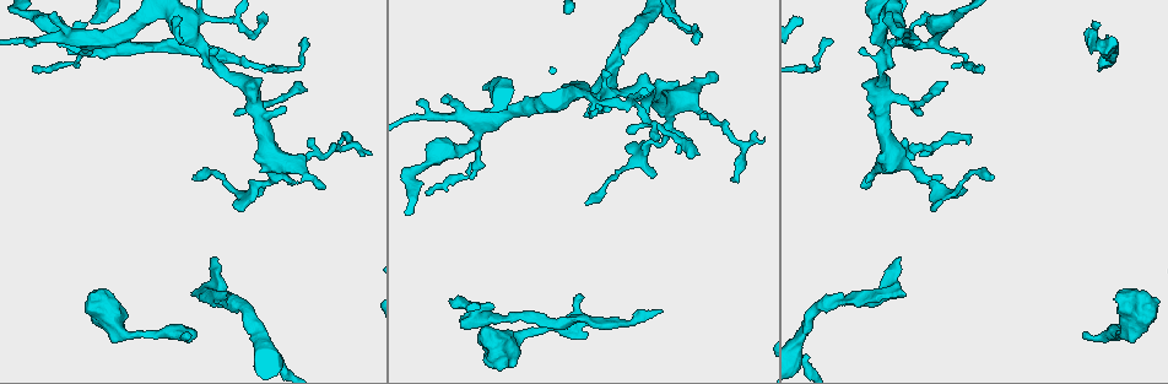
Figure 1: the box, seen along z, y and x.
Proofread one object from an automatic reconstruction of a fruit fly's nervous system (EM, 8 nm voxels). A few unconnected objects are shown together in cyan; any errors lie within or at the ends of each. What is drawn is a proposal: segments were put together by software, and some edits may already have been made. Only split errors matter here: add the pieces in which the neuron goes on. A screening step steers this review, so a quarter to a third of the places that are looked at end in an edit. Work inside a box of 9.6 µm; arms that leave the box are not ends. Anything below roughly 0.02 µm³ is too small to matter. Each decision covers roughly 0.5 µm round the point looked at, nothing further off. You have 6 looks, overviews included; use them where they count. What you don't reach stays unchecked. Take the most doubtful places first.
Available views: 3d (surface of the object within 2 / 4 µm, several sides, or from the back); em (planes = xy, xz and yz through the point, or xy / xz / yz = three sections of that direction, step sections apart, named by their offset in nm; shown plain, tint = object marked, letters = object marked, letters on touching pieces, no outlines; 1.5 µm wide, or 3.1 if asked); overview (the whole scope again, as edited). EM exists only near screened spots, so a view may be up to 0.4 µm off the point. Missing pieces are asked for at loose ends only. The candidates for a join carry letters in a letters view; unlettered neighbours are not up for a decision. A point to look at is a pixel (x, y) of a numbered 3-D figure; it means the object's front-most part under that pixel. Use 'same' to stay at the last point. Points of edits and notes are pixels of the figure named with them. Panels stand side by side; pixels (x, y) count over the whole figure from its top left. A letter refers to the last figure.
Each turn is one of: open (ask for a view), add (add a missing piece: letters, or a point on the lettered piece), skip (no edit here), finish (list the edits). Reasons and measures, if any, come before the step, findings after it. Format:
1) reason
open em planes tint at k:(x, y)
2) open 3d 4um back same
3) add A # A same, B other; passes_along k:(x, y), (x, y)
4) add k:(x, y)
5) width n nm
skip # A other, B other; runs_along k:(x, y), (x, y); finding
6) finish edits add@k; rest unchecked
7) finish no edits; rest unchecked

an open end
open 3d 4um at 1:(1111, 36)

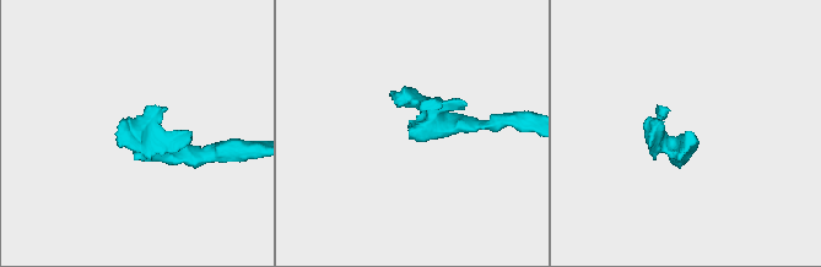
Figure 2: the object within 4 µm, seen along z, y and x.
shape alone is not enough
open em xy step 8 tint at 2:(689, 132)

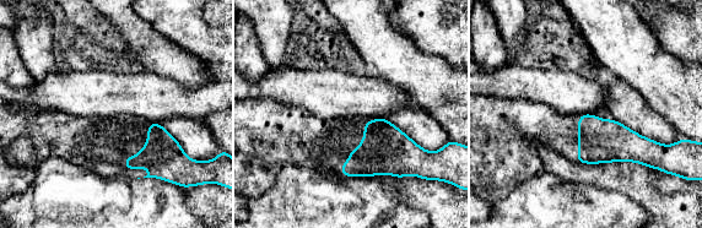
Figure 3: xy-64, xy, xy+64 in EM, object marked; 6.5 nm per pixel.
open em planes letters same

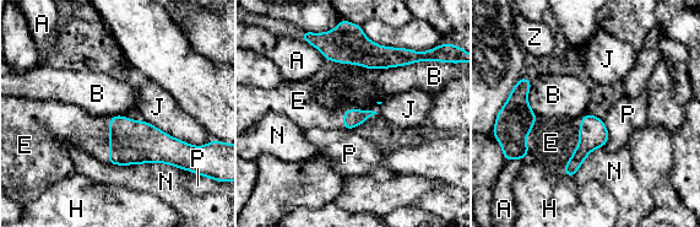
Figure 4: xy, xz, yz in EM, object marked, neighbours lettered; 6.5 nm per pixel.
longest_contact N 500 nm
add E # A other, B other, E same, H other, J other, N other, P other, Z other; the neuron continues

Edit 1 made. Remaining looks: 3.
thin end
open 3d 4um at 1:(260, 188)

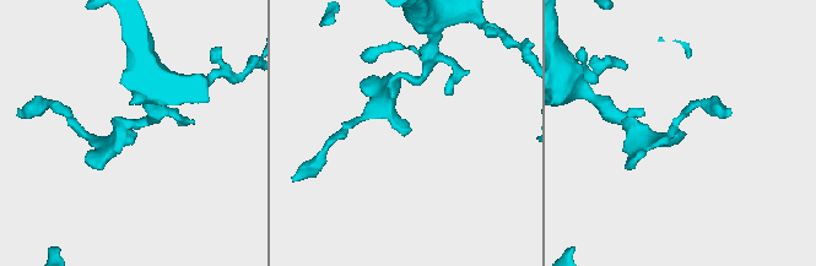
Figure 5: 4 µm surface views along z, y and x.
open em xz step 4 tint at 5:(403, 133)

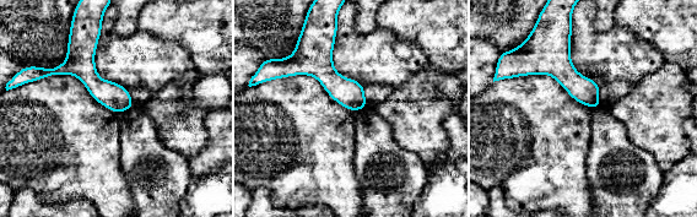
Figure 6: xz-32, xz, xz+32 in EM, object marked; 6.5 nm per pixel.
open em planes letters same

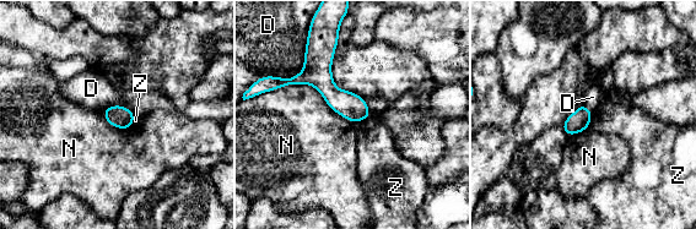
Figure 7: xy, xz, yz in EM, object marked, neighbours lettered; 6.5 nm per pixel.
skip # D other, N other, Z other; runs_along 7:(327, 49), (324, 83), (366, 114); none of them fits

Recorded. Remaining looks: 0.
finish edits add@4; rest unchecked

